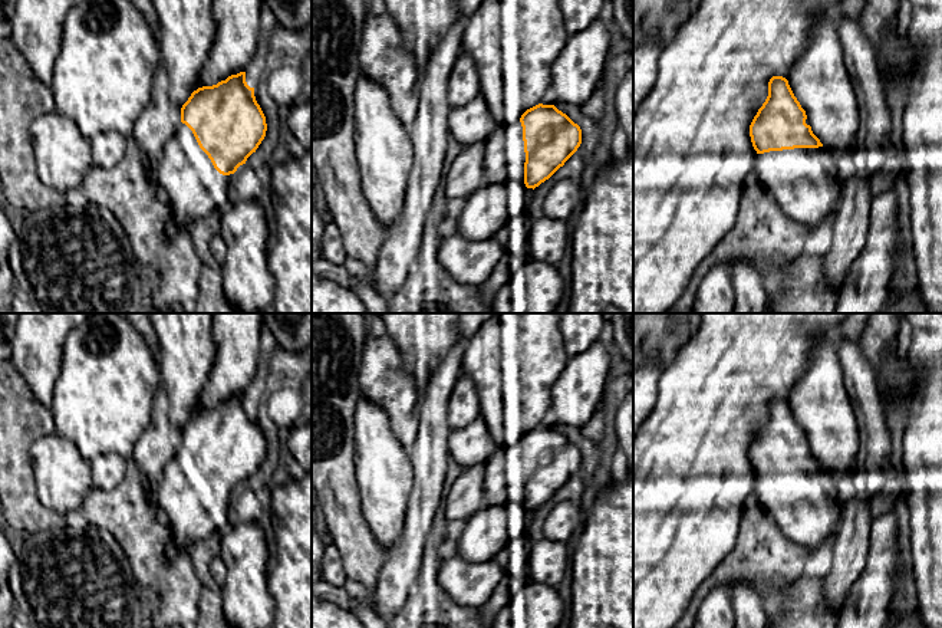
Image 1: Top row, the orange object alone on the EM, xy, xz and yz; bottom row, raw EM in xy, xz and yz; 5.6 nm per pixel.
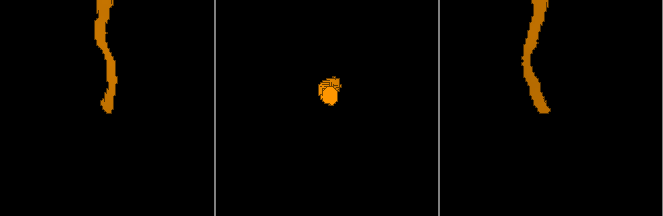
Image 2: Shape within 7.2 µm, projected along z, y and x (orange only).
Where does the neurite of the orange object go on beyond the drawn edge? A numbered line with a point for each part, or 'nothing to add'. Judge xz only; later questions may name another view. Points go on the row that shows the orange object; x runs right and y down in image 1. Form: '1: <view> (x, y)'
1: xz (504, 157)

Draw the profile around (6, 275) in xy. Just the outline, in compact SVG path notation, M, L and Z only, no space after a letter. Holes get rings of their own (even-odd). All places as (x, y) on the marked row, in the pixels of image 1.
M9 262L0 266L0 313L11 313L11 299L14 295L14 274Z

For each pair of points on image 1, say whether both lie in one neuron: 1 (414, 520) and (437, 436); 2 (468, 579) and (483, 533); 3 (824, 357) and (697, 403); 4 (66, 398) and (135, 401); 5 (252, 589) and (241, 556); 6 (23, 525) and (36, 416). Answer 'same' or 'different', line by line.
1: same
2: different
3: different
4: same
5: same
6: same

